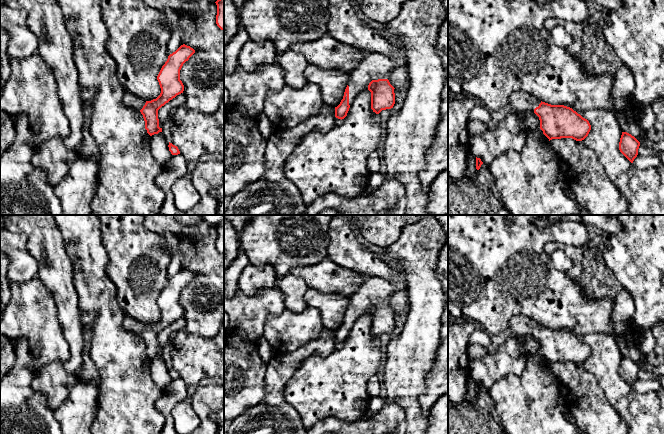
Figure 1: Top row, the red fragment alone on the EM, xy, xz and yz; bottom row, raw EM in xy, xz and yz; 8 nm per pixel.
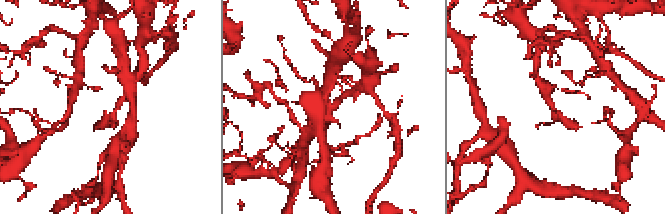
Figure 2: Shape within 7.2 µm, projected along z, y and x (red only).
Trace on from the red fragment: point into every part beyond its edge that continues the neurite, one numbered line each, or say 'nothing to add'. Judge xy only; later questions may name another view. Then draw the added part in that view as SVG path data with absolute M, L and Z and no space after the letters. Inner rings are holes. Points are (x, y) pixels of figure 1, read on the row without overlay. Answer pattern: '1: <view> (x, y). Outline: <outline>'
1: xy (131, 325). Outline: M125 315L124 317L124 328L128 332L135 333L137 335L140 335L143 330L145 329L146 325L144 323L141 323L132 317Z

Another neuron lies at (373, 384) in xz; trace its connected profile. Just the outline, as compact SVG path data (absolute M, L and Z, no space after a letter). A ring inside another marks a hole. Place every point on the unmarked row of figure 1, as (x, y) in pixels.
M376 375L368 381L368 394L370 398L379 397L380 395L380 382Z

